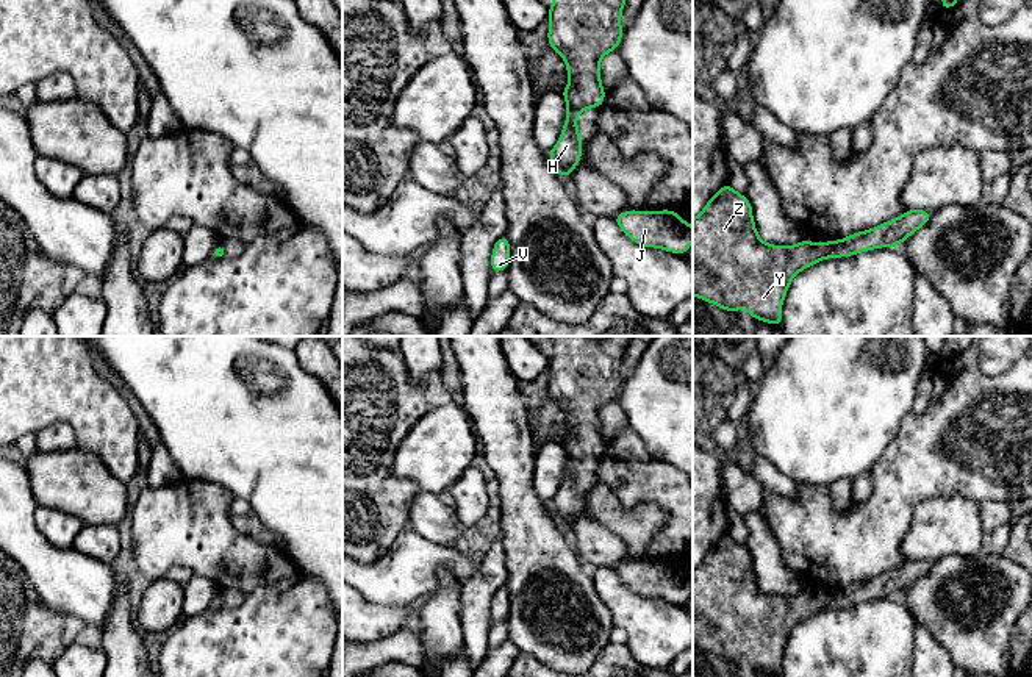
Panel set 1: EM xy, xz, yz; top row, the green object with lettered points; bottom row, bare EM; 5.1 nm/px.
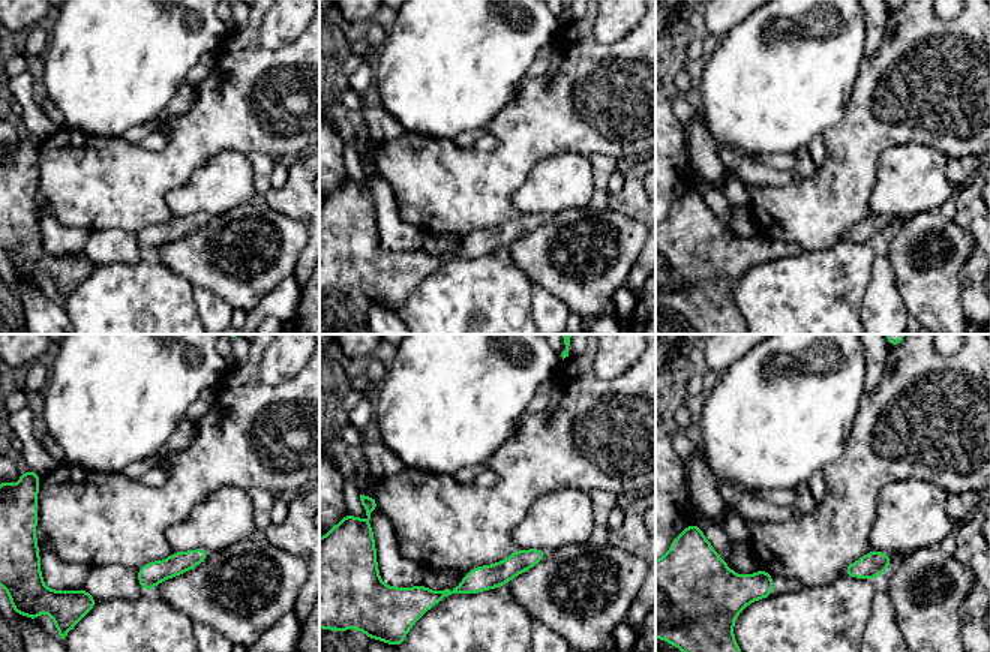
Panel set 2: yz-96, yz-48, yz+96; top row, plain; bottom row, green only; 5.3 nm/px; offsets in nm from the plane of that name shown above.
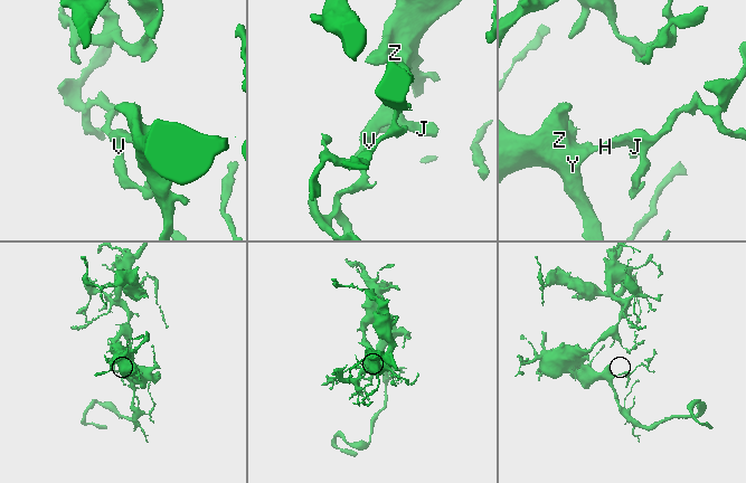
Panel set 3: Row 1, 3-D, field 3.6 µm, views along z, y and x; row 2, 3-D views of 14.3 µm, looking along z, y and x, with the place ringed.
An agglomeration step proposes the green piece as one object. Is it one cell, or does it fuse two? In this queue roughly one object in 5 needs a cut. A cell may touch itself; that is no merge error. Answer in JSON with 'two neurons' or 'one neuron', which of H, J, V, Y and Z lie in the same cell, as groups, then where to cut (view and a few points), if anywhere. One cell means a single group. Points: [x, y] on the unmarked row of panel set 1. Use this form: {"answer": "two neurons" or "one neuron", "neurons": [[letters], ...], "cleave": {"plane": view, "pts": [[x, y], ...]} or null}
{"answer": "one neuron", "neurons": [["H", "J", "V", "Y", "Z"]], "cleave": null}

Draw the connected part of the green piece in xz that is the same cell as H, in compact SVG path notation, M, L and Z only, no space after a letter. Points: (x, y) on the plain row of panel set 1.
M550 336L554 355L547 361L547 392L566 411L569 435L560 441L568 453L557 496L547 502L550 514L564 530L582 508L575 469L583 460L600 458L605 439L599 413L618 400L624 378L619 371L632 336Z

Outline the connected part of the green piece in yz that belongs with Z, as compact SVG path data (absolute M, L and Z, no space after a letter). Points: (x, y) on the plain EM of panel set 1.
M727 532L693 569L693 646L710 652L729 664L744 658L752 669L782 677L782 652L796 624L826 608L852 607L880 597L898 597L932 568L927 560L907 560L901 568L876 578L852 583L840 591L813 594L802 589L796 596L766 594L758 588L752 555Z

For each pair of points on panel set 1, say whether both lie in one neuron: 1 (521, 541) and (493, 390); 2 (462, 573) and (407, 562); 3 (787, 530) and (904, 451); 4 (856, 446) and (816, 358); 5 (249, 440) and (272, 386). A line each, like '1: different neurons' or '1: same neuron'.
1: same neuron
2: same neuron
3: same neuron
4: same neuron
5: same neuron

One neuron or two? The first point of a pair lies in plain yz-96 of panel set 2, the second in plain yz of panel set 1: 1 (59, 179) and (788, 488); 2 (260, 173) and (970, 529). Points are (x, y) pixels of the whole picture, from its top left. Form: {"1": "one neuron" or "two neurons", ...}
{"1": "two neurons", "2": "two neurons"}

